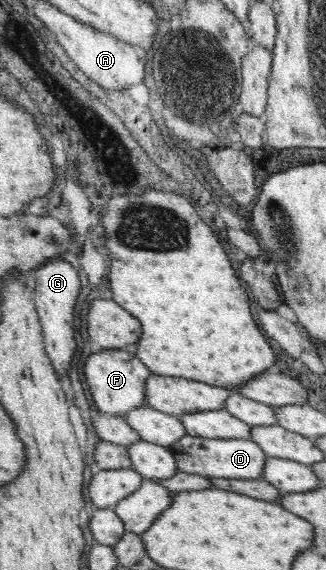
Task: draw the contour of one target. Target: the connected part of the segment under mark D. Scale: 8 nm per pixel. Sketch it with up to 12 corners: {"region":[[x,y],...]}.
{"region":[[186,433],[169,447],[180,472],[228,480],[264,476],[251,439]]}

